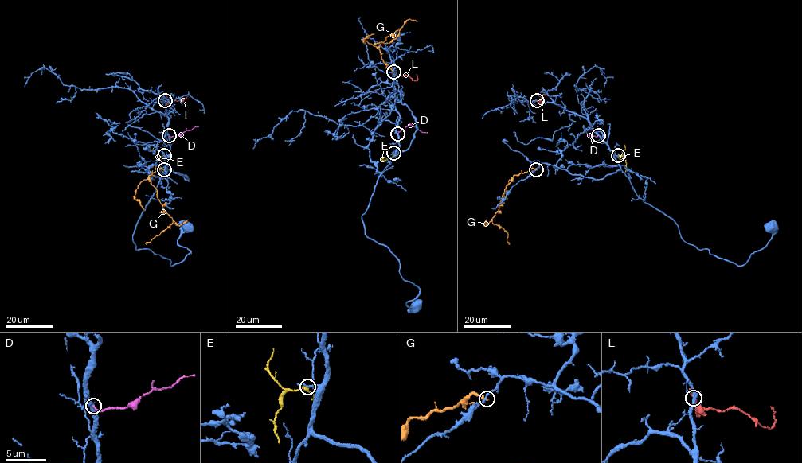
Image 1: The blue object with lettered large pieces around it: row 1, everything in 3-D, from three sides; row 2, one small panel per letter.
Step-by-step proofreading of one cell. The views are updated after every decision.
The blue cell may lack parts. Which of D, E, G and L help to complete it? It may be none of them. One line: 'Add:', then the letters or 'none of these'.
Add: none of these

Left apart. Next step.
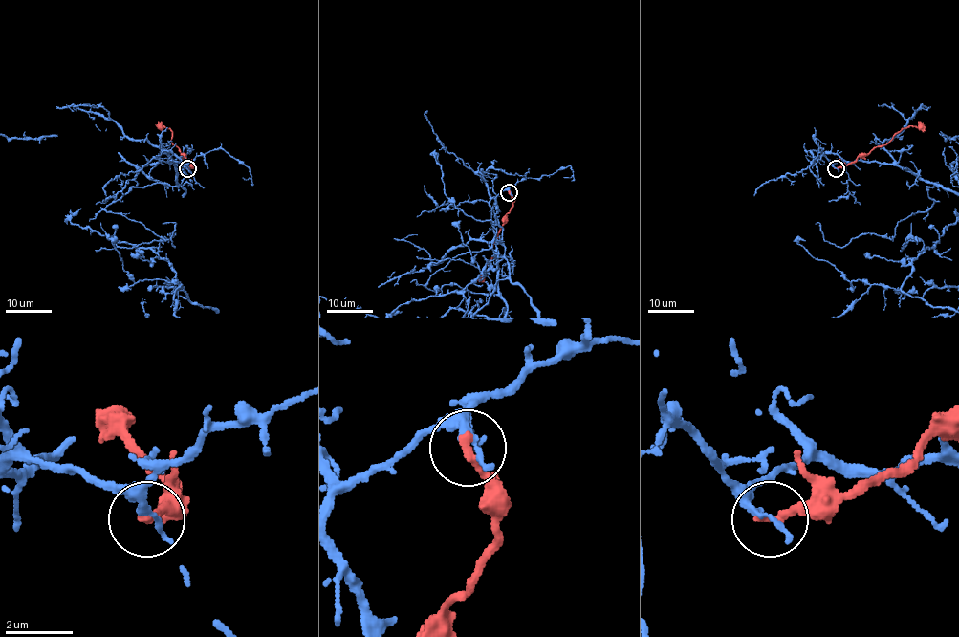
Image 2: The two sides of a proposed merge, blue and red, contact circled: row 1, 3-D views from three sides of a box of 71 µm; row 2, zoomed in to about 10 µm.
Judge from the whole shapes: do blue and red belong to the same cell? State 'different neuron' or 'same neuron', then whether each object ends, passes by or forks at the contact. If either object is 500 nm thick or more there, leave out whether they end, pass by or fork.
different neuron; blue ends; red ends

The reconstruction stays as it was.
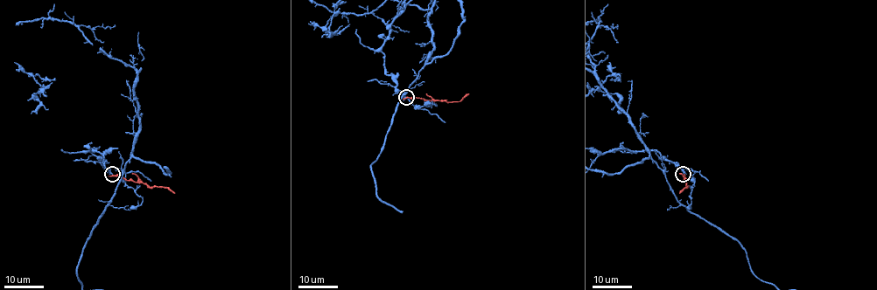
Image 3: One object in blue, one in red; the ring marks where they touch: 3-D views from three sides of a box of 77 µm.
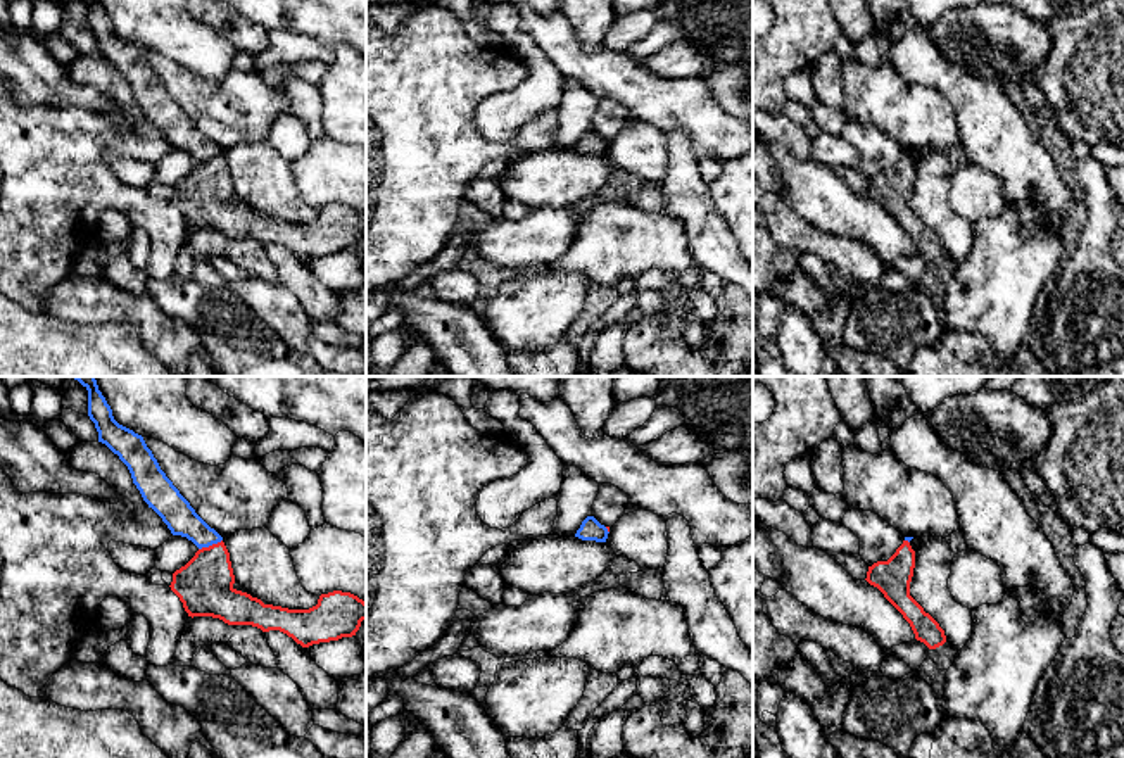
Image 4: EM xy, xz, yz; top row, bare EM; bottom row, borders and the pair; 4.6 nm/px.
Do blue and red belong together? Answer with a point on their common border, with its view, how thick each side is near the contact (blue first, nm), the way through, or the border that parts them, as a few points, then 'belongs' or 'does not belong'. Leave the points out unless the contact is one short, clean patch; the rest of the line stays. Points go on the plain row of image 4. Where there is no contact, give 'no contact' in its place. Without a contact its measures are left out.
xy (209, 157) | 150/260 nm | along xy (221, 152), (199, 163) | does not belong

